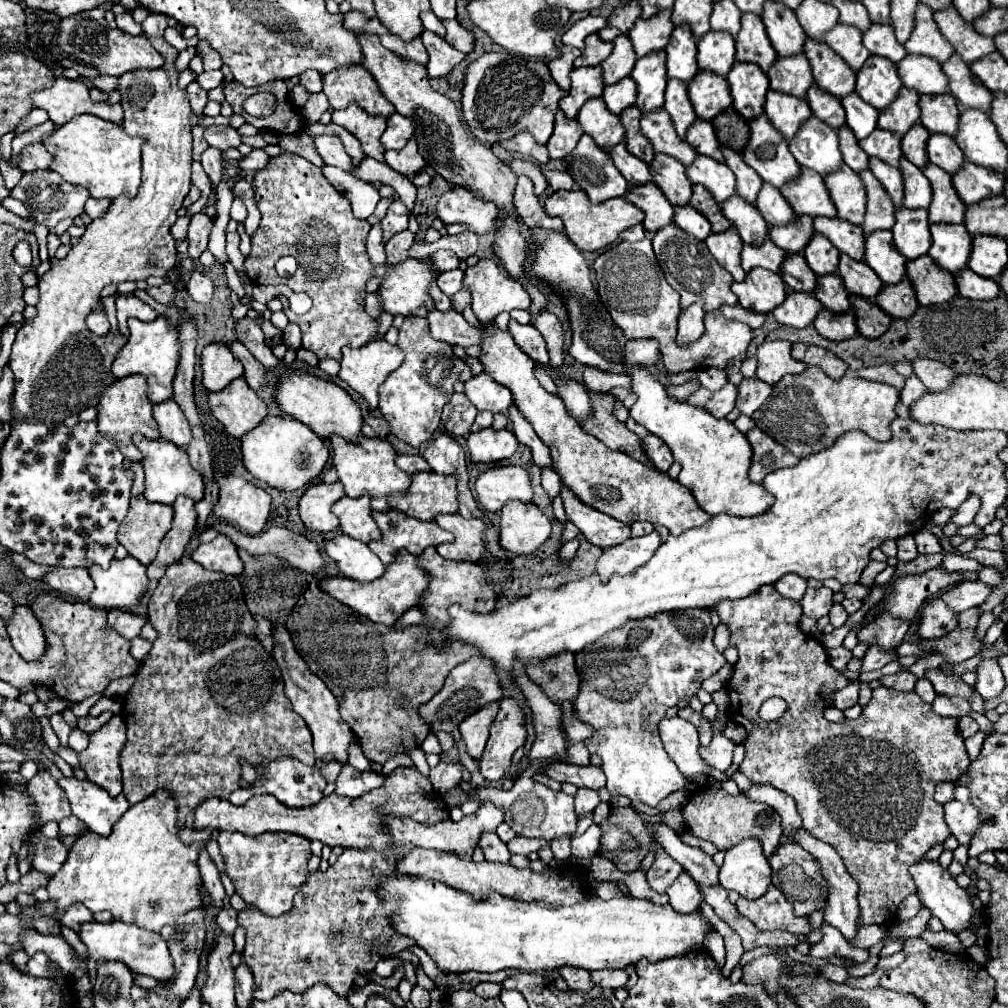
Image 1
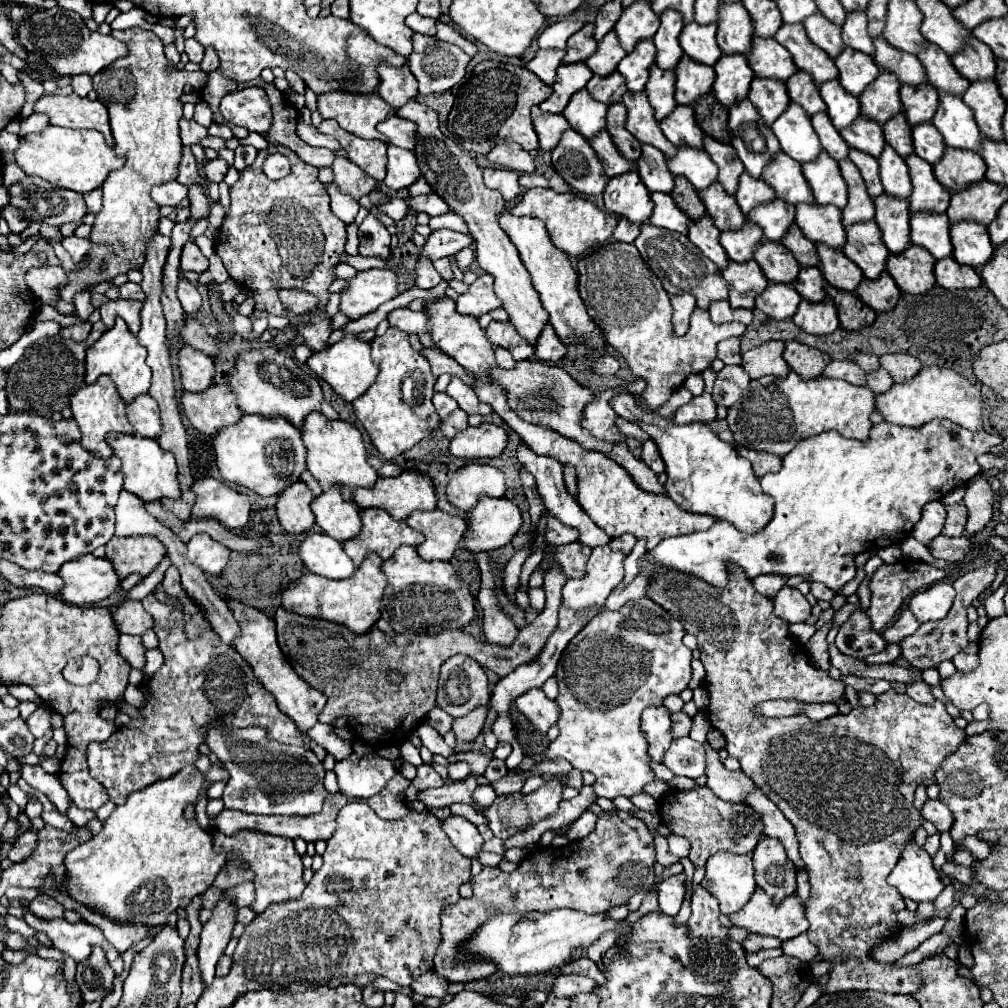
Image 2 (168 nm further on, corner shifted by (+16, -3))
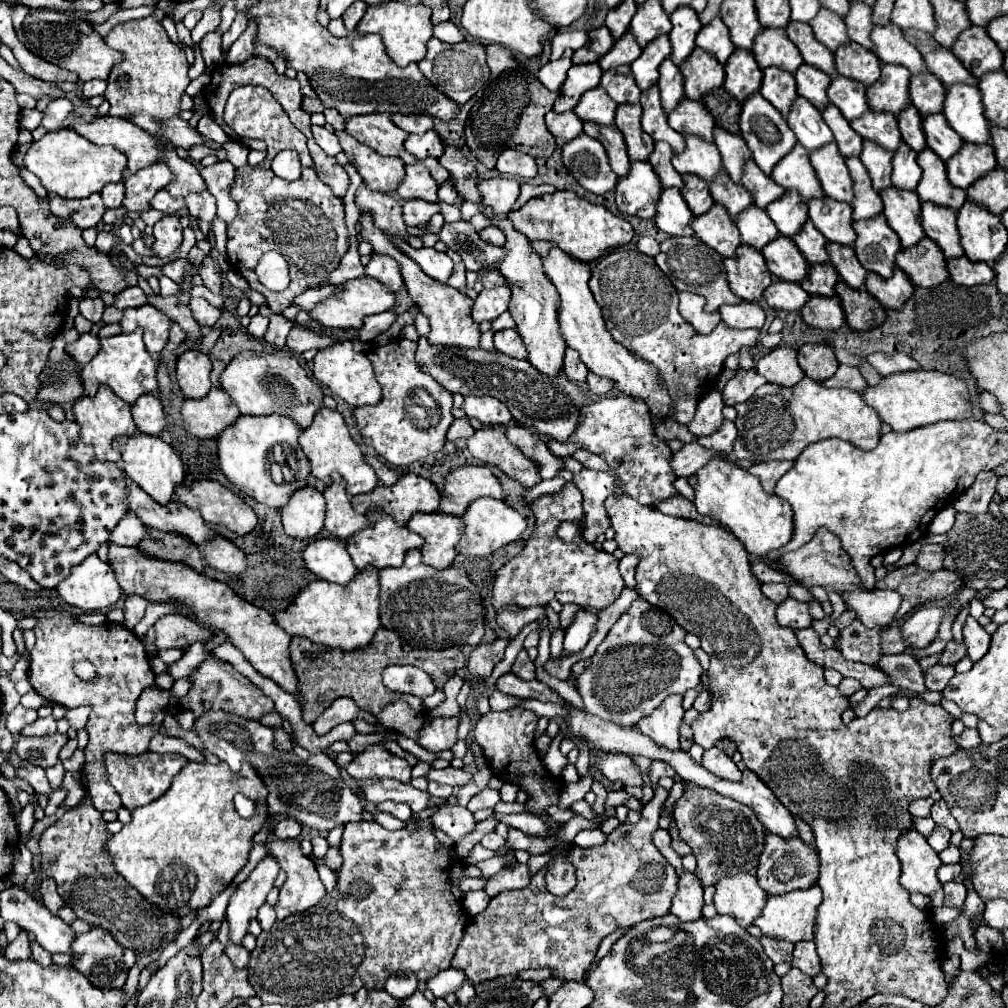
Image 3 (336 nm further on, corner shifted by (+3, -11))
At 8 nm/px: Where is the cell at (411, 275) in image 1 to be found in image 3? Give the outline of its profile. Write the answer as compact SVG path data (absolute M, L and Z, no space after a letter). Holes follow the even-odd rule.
M361 276L361 278L353 278L353 280L347 280L345 284L341 284L341 288L335 292L335 296L327 298L325 302L321 302L313 310L309 310L309 316L313 320L321 322L327 328L353 328L353 330L357 330L357 328L361 328L365 316L391 310L393 304L395 304L395 294L393 292L389 292L375 278Z

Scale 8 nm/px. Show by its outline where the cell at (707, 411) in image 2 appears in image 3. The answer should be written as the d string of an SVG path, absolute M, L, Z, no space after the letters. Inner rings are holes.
M709 390L701 396L699 406L697 406L697 414L693 418L693 422L689 424L689 432L699 436L709 436L715 430L719 430L721 422L723 422L723 398L719 390Z

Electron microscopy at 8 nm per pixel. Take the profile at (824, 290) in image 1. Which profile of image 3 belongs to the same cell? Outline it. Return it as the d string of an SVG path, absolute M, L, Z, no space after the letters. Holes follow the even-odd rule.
M829 262L811 264L809 276L801 282L801 288L811 296L833 296L837 278L837 270Z

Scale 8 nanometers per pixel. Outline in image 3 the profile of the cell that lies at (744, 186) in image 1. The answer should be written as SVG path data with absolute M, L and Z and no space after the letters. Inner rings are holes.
M715 128L713 136L715 136L715 144L723 156L723 166L727 170L727 174L731 176L731 180L741 182L743 164L751 158L751 152L745 146L745 140L741 138L741 134L731 134L731 132L725 132L723 128Z

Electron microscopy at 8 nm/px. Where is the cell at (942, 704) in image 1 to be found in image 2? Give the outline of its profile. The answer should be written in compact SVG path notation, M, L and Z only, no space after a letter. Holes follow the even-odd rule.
M924 680L910 684L910 686L908 686L908 694L910 694L916 702L920 702L920 704L932 704L932 702L936 702L936 698L934 698L934 694L932 694L932 688L930 688Z

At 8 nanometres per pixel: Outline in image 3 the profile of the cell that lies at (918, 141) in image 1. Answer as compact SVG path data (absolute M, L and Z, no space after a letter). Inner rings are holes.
M909 104L909 108L905 108L901 114L897 114L897 122L899 122L899 130L901 130L903 140L915 152L921 152L927 144L925 144L925 134L921 128L921 116L919 116L917 108L913 108L913 104Z

